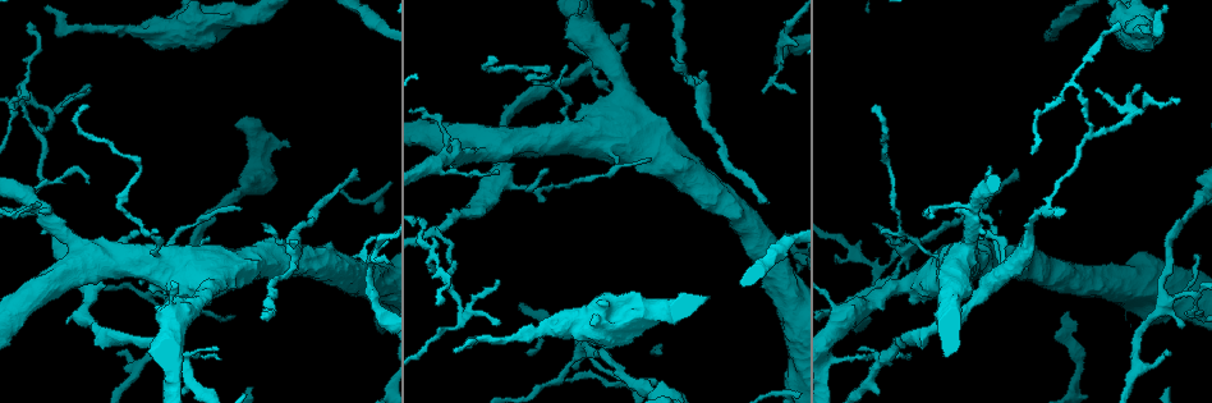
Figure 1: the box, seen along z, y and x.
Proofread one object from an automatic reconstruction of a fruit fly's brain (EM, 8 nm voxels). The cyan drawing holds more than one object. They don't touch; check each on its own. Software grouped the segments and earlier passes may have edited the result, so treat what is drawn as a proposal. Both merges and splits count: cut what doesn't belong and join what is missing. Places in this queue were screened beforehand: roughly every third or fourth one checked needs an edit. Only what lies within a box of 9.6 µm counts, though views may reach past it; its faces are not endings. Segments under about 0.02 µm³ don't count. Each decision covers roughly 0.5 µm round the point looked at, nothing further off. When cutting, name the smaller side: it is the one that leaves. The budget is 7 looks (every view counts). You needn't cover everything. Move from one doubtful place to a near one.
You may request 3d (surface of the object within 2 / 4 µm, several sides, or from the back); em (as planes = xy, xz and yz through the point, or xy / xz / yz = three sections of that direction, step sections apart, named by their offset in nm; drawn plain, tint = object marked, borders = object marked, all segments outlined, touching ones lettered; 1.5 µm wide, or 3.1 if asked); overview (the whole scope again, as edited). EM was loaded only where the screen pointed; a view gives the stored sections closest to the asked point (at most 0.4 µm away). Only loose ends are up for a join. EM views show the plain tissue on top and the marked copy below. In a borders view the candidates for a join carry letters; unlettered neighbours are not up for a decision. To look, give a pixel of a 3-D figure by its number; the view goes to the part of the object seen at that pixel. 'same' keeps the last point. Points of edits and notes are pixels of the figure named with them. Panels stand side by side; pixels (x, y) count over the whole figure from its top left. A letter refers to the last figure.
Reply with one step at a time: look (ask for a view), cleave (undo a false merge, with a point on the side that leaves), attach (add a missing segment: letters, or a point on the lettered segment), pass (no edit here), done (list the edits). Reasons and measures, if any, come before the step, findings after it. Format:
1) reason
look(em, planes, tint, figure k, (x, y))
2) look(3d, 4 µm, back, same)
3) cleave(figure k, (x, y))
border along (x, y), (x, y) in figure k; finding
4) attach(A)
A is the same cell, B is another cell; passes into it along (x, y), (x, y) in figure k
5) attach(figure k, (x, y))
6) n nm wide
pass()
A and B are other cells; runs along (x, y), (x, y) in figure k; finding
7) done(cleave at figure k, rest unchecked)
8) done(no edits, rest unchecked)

an open end
look(3d, 4 µm, figure 1, (1018, 178))

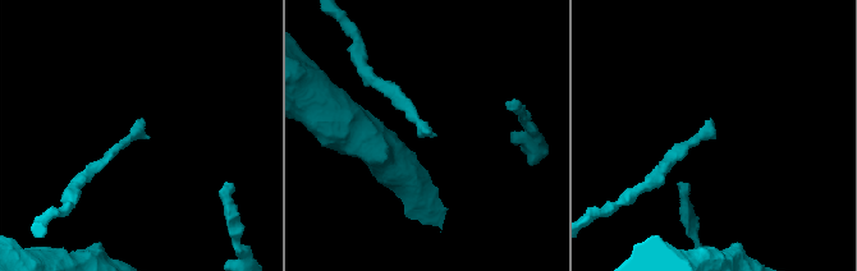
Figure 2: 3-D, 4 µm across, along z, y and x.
look(em, yz, step 8, tint, figure 2, (712, 137))

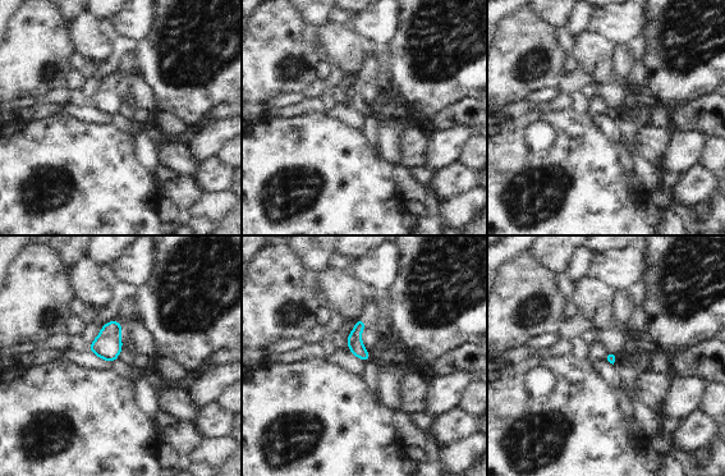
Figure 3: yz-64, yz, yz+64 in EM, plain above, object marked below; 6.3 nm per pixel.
cut it another way
look(em, planes, borders, same)

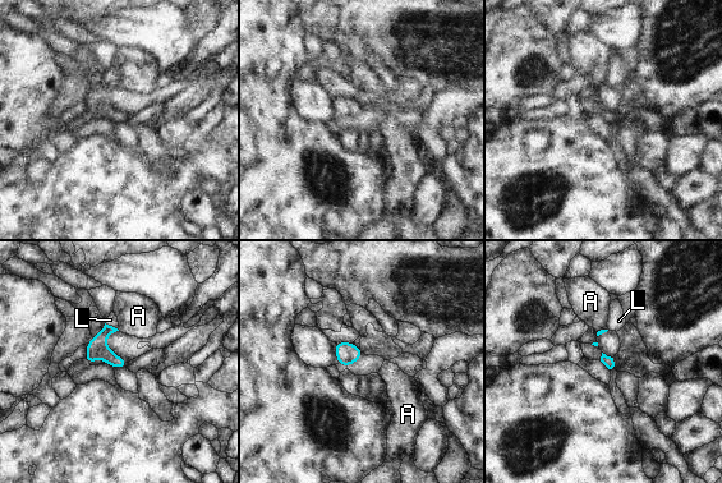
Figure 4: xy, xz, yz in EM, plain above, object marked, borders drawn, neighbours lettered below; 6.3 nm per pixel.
attach(L)
L is the same cell, A is another cell; passes into it along (96, 348), (111, 326), (111, 320) in figure 4; it goes on there

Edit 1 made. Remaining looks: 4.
see it whole again
look(overview)

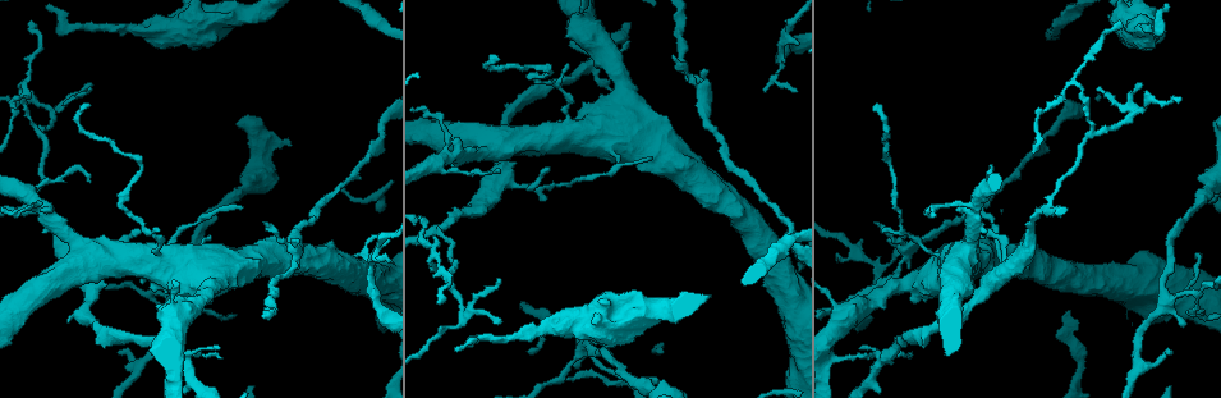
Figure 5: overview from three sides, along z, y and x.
branch stops here
look(em, yz, step 4, borders, figure 5, (1141, 86))

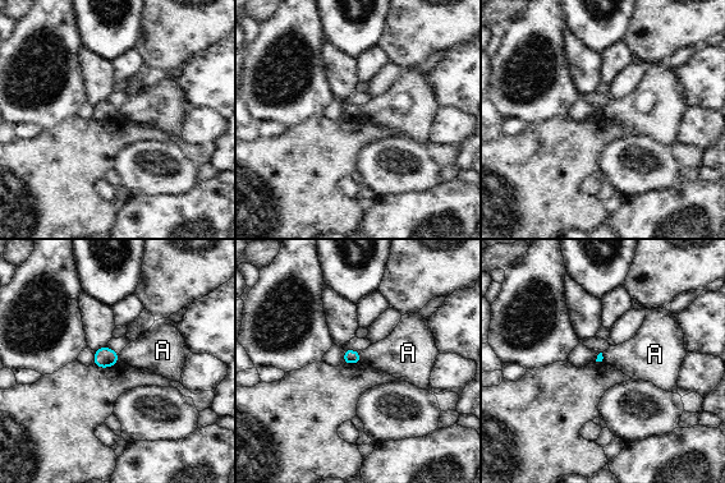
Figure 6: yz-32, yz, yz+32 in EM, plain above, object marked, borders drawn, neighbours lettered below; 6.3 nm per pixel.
A touches over 60 nm
pass()
A is another cell; border along (359, 353), (361, 362) in figure 6; none of them fits

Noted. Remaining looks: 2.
thin end
look(em, planes, borders, figure 5, (1196, 255))

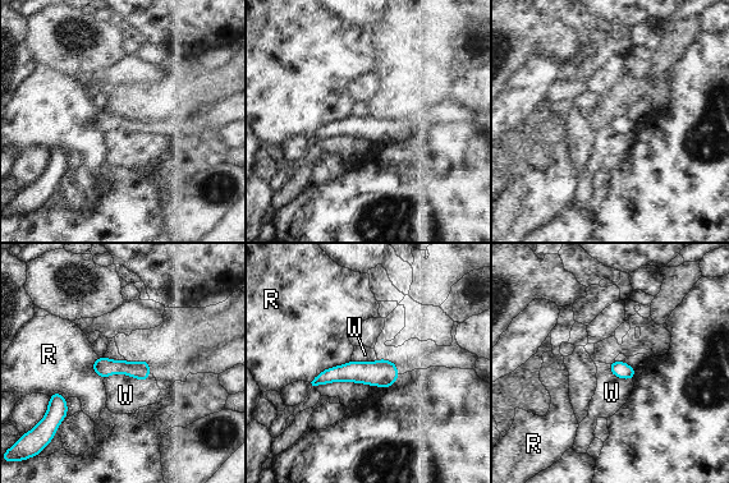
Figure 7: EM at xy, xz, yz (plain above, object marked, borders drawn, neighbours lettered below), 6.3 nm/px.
pass()
R and W are other cells; border along (150, 373), (104, 380) in figure 7; no lettered segment goes on from it

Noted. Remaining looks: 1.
done(attach at figure 4, rest unchecked)

